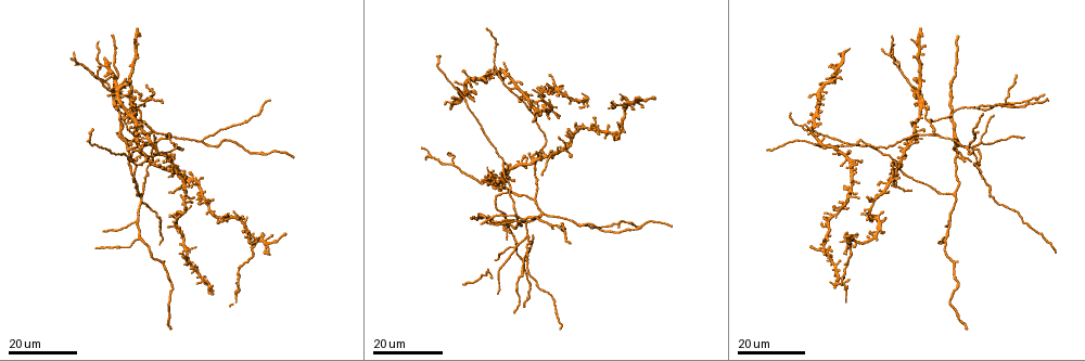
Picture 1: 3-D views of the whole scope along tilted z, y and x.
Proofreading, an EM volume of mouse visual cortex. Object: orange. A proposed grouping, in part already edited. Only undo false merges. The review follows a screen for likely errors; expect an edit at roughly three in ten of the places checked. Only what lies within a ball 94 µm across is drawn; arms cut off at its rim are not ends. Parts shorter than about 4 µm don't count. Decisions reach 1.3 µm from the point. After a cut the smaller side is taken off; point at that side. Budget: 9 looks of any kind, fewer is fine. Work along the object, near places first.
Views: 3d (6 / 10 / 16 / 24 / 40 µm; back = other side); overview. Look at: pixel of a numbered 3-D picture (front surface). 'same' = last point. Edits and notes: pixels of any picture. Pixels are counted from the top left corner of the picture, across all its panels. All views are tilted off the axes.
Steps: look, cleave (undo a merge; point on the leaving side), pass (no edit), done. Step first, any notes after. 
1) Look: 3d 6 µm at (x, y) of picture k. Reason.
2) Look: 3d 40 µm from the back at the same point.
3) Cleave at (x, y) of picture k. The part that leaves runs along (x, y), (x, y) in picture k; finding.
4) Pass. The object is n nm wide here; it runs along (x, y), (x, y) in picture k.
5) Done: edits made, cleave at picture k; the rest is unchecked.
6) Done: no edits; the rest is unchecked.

Look: 3d 16 µm at (983, 144) of picture 1. Three-way junction.

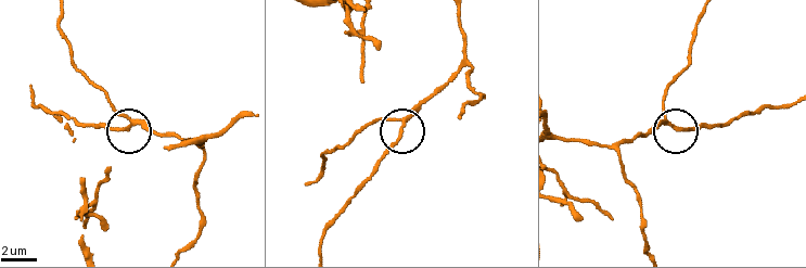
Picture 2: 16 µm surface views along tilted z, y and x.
Look: 3d 6 µm at (135, 123) of picture 2.

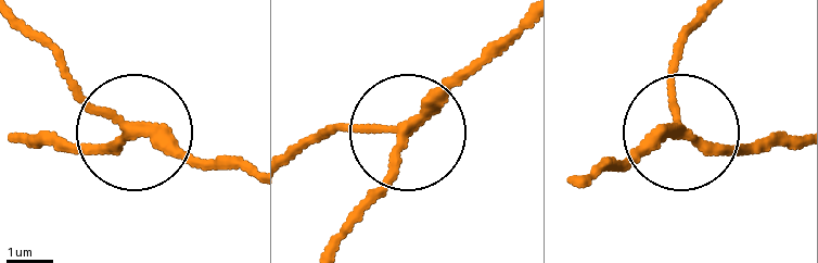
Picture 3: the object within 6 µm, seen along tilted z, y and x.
Pass. It runs along (246, 171), (128, 136), (38, 140) in picture 3; all the same cell.

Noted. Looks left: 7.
Look: 3d 16 µm at (928, 121) of picture 1. Three-way junction.

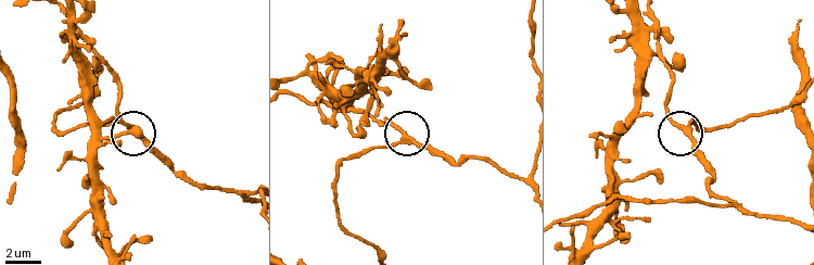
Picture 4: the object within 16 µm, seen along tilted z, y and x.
Look: 3d 10 µm at (682, 128) of picture 4. Closer look.

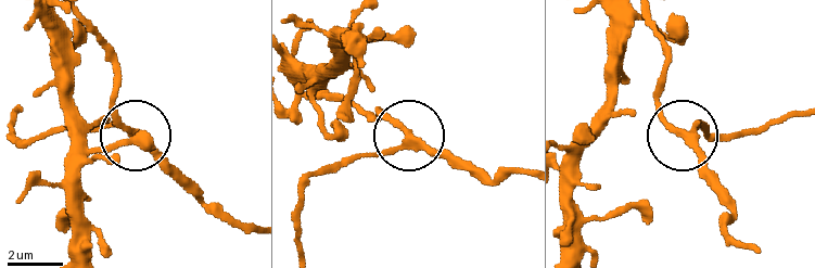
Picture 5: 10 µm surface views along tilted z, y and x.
Pass. 3 arms meet here; it runs along (478, 170), (457, 167), (410, 137), (329, 165) in picture 5; one cell here.

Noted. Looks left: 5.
Look: 3d 16 µm at (525, 222) of picture 1.

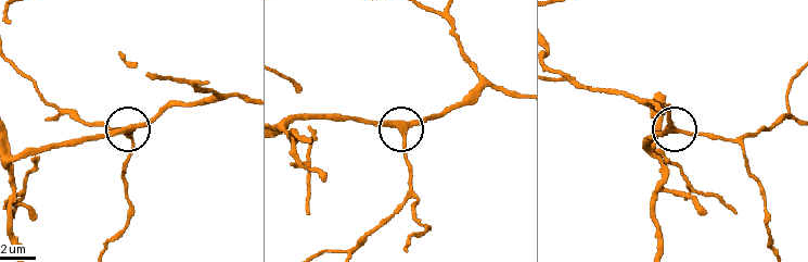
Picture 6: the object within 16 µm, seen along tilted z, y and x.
Look: 3d 10 µm at (681, 131) of picture 6.

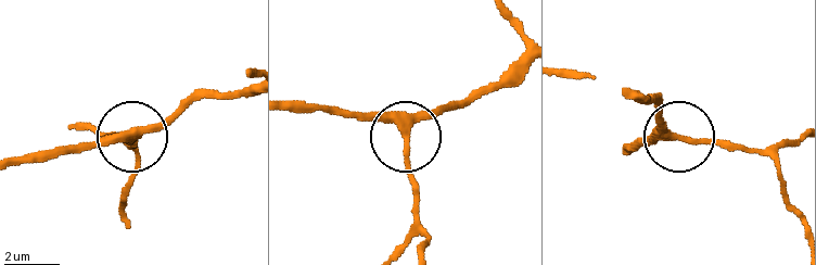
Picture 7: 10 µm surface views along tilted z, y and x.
Pass. It runs along (505, 20), (521, 55), (406, 138), (412, 228) in picture 7; continuous, no second cell.

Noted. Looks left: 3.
Look: 3d 24 µm at (924, 106) of picture 1.

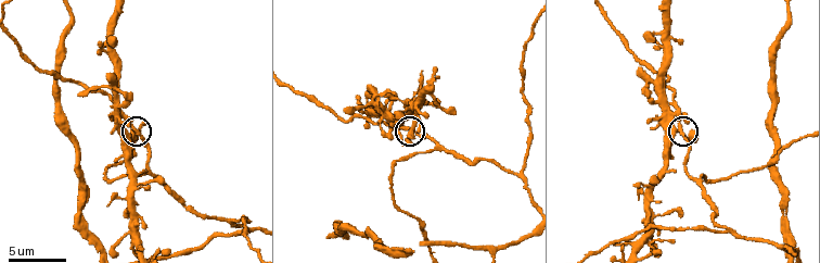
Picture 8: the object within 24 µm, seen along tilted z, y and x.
Look: 3d 6 µm at (134, 128) of picture 8.

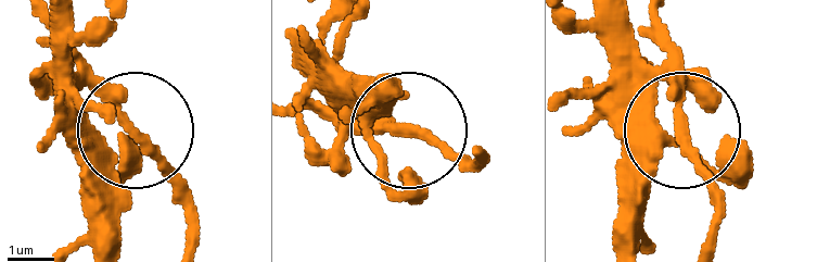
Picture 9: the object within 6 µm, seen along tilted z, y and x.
Pass. The side arm is 31 µm long; it runs along (709, 241), (709, 183), (656, 37) in picture 9; all the same cell.

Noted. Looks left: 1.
Done: no edits; the rest is unchecked.

